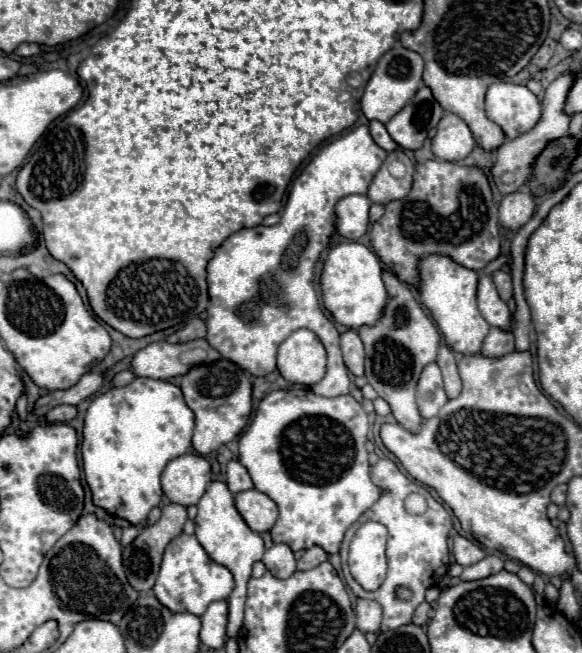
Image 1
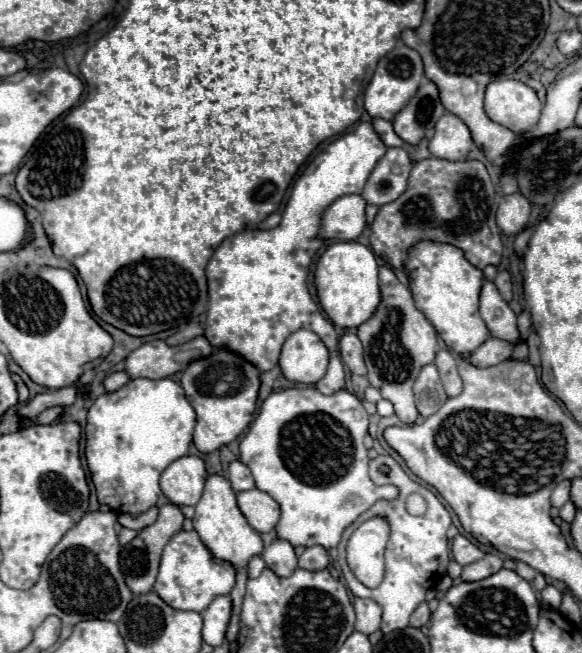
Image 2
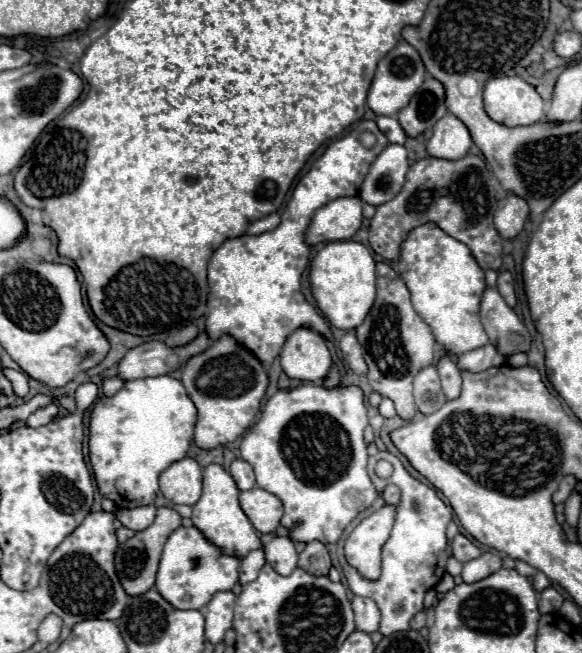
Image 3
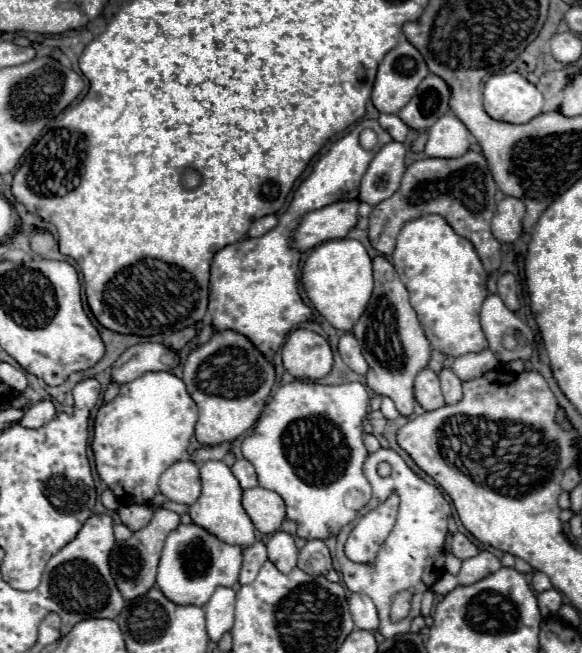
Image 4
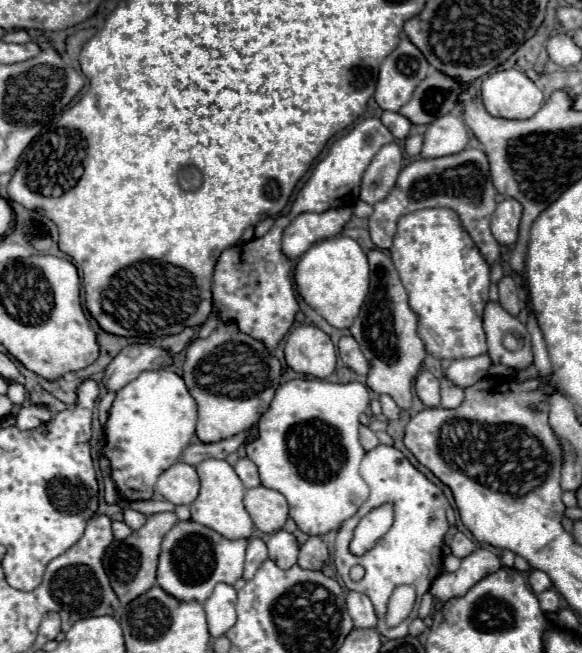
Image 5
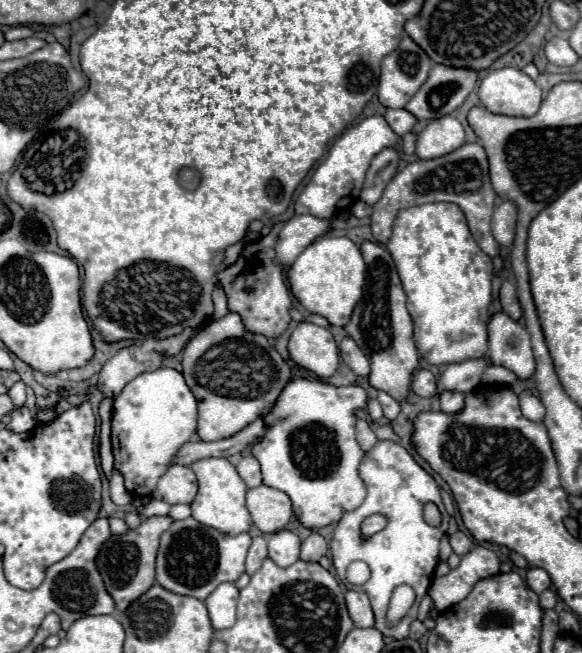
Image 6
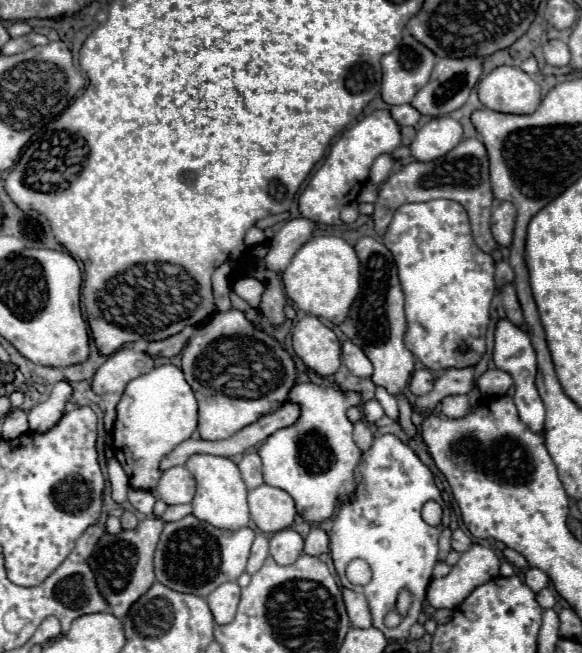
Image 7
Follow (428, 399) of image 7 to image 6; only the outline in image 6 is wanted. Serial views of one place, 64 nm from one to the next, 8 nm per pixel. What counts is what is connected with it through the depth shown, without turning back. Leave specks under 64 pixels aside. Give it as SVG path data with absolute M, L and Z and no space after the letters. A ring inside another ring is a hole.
M486 358L464 360L460 364L448 364L438 380L438 392L458 390L458 392L466 394L470 390L476 390L480 386L480 378L482 378L486 366L488 366Z

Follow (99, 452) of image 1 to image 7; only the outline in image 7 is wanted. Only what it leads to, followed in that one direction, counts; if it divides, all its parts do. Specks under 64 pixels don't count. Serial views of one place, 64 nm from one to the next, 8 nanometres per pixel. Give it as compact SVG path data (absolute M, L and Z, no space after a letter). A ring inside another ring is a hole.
M172 364L158 366L144 376L134 378L116 406L116 420L112 428L112 442L116 460L128 474L130 488L154 490L162 470L160 462L184 440L188 440L198 426L198 404L192 388L184 380L180 368Z

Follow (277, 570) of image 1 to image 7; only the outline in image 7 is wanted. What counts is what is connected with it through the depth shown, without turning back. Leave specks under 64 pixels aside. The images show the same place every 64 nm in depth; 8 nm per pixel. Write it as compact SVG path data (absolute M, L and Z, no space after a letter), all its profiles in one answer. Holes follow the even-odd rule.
M290 528L280 530L270 538L270 556L280 566L294 564L298 560L298 556L302 554L302 548L304 548L302 536Z

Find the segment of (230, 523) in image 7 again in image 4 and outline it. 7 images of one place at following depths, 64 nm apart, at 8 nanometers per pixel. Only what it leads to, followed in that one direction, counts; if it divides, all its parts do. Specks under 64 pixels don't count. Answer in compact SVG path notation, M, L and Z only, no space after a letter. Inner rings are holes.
M204 462L200 464L200 476L202 476L202 494L200 498L190 506L190 518L194 524L206 528L212 532L218 540L224 540L226 544L240 544L242 550L250 548L256 542L254 534L254 524L244 512L240 498L242 498L242 488L230 468L224 462Z

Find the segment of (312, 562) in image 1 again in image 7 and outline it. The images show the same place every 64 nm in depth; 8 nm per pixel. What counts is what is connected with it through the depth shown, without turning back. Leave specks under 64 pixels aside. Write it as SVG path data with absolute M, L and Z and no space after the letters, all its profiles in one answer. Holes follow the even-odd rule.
M312 528L308 538L306 538L306 544L304 544L304 554L320 556L326 550L328 550L328 536L326 536L326 532L320 530L320 528Z

